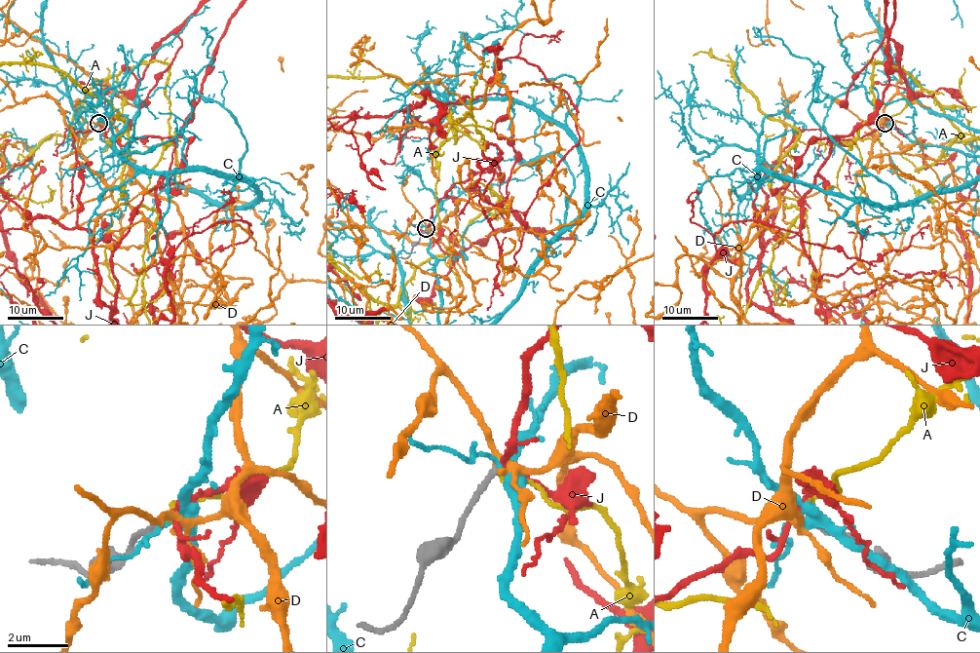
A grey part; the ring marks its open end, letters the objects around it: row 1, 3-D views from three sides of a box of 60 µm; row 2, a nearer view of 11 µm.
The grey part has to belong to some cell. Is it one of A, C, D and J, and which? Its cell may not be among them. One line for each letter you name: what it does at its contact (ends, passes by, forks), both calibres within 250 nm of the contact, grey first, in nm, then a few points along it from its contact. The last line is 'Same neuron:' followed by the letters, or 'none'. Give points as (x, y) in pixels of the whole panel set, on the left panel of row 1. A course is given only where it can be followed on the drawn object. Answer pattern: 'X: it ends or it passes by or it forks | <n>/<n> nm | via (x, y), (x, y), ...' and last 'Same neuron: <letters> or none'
D: it forks | 180/200 nm
Same neuron: D

